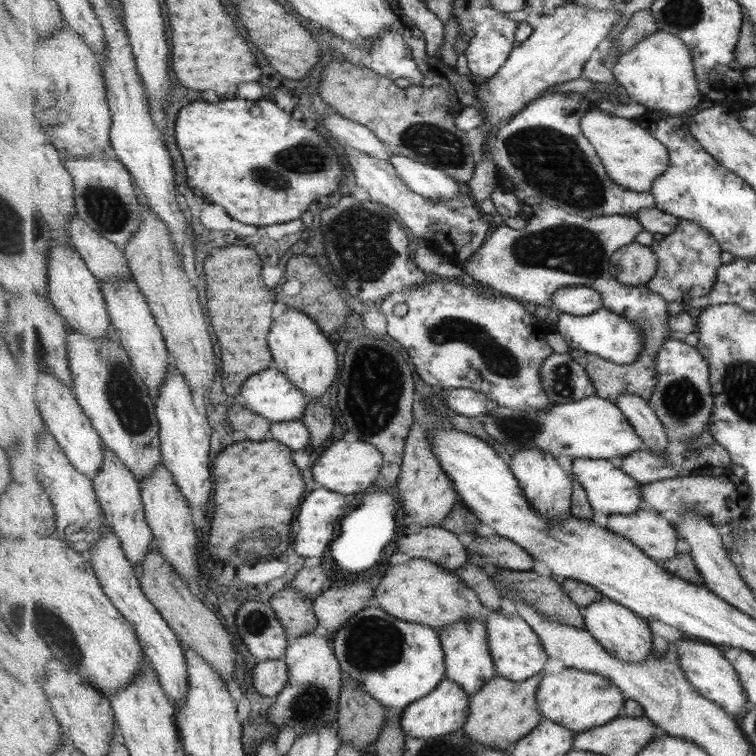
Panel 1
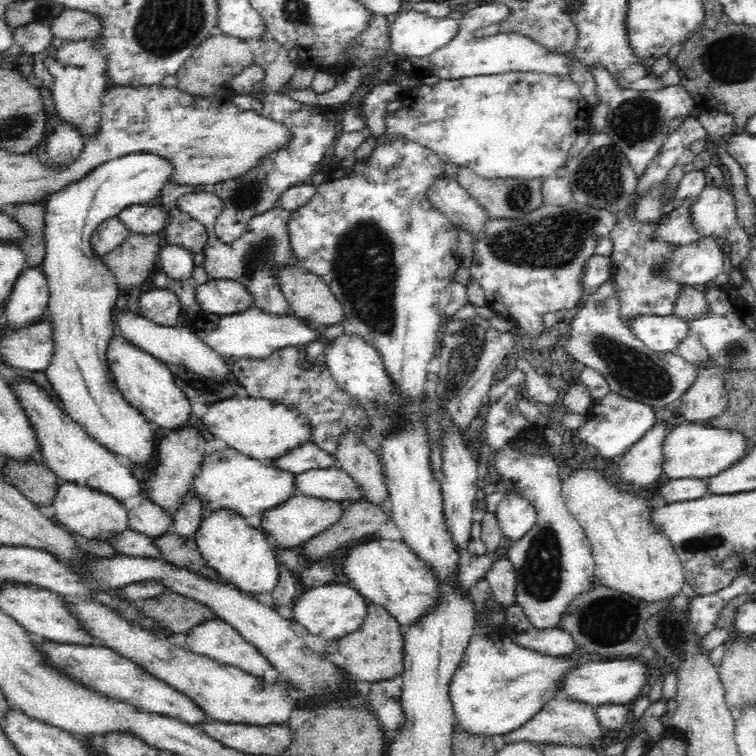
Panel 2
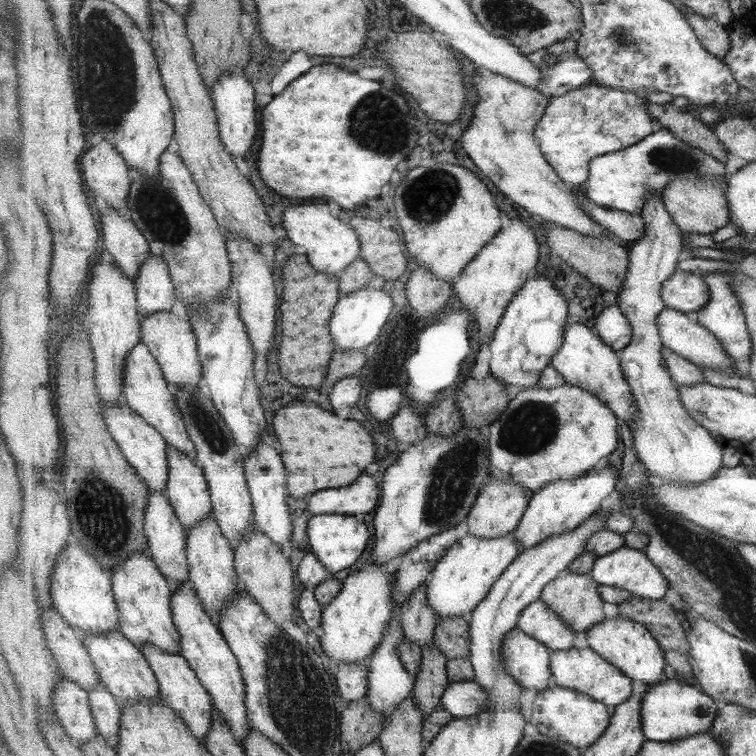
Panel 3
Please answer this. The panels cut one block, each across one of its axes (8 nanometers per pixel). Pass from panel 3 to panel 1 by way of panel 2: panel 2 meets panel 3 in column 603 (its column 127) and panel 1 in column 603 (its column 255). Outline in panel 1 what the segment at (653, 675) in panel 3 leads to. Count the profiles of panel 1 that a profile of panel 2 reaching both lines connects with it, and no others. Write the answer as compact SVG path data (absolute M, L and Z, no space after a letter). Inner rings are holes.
M566 667L560 673L543 675L538 690L538 706L545 720L555 720L573 732L581 733L611 723L623 714L627 698L609 677L596 672Z

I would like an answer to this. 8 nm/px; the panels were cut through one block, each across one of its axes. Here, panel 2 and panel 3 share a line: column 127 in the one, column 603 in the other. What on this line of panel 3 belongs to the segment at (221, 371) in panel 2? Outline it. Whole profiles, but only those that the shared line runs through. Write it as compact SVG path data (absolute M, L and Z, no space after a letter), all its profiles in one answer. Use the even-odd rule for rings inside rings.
M618 304L605 307L596 318L594 328L603 337L605 343L618 353L628 348L633 340L632 324Z

